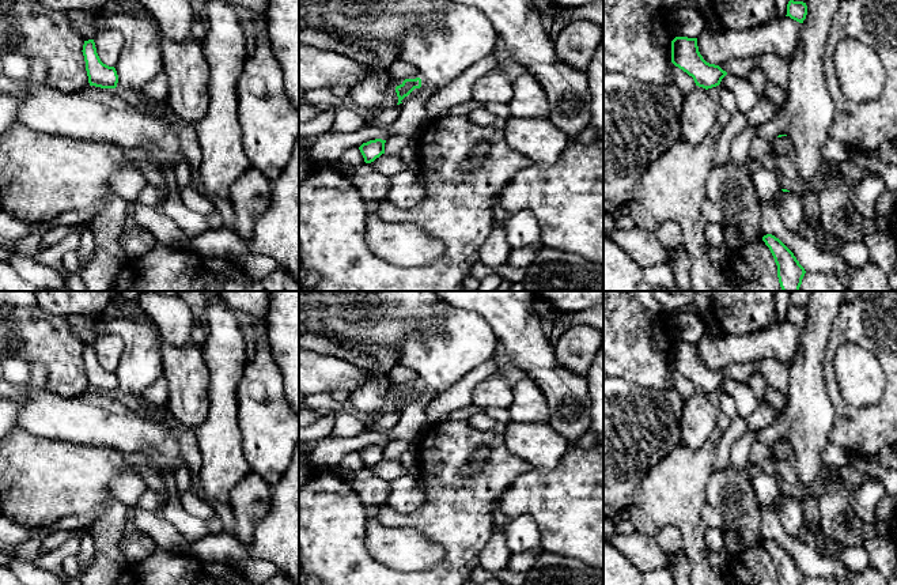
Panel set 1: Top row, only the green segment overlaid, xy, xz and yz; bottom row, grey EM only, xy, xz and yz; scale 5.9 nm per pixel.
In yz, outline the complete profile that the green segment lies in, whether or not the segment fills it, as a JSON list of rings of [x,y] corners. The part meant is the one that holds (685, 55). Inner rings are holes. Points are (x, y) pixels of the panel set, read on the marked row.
[[[675,37],[671,41],[671,63],[705,90],[720,84],[727,75],[719,65],[707,63],[699,52],[697,38]]]

